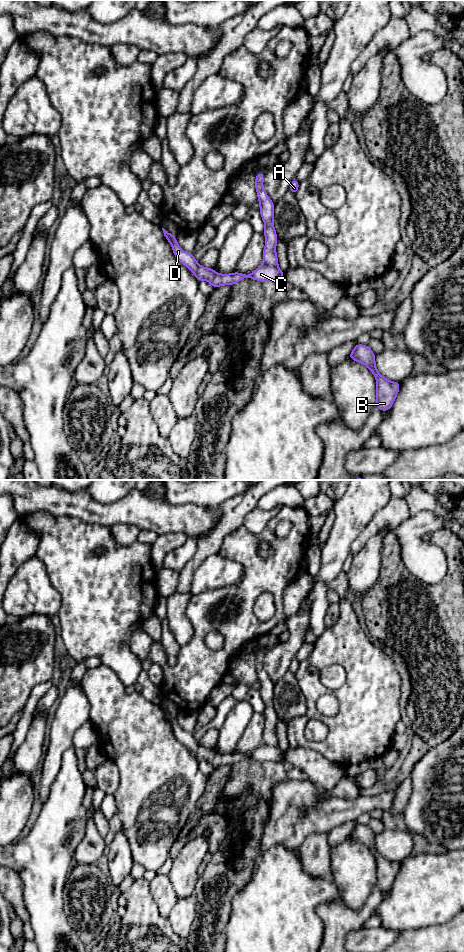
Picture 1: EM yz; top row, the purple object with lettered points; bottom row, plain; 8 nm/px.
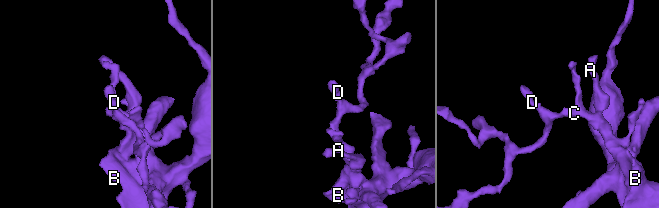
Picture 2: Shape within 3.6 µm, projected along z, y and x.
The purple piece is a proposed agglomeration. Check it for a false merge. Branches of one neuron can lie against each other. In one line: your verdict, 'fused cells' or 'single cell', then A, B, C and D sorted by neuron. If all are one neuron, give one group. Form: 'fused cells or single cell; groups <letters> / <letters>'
fused cells; groups A C D / B

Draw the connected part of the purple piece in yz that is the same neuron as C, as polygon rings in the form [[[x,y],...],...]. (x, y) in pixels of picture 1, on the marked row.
[[[162,228],[162,230],[165,238],[172,246],[172,250],[176,259],[194,273],[198,282],[206,280],[213,286],[213,288],[218,288],[222,285],[234,285],[238,283],[241,279],[245,278],[264,282],[277,281],[285,283],[283,271],[280,268],[270,267],[266,264],[259,266],[251,274],[243,274],[239,272],[234,272],[231,274],[219,274],[215,272],[213,268],[206,268],[200,266],[198,264],[198,261],[193,257],[192,253],[184,252],[180,248],[175,235],[172,235],[164,228]]]

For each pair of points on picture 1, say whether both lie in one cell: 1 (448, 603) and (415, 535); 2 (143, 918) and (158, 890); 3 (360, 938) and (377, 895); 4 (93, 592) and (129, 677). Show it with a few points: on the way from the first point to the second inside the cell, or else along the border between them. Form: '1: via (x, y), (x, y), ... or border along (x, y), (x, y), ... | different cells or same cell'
1: border along (447, 560), (438, 582), (415, 576) | different cells
2: border along (149, 882), (151, 896), (158, 912), (168, 918) | different cells
3: border along (361, 927), (351, 931), (344, 941) | different cells
4: via (98, 613), (98, 623), (118, 656) | same cell

